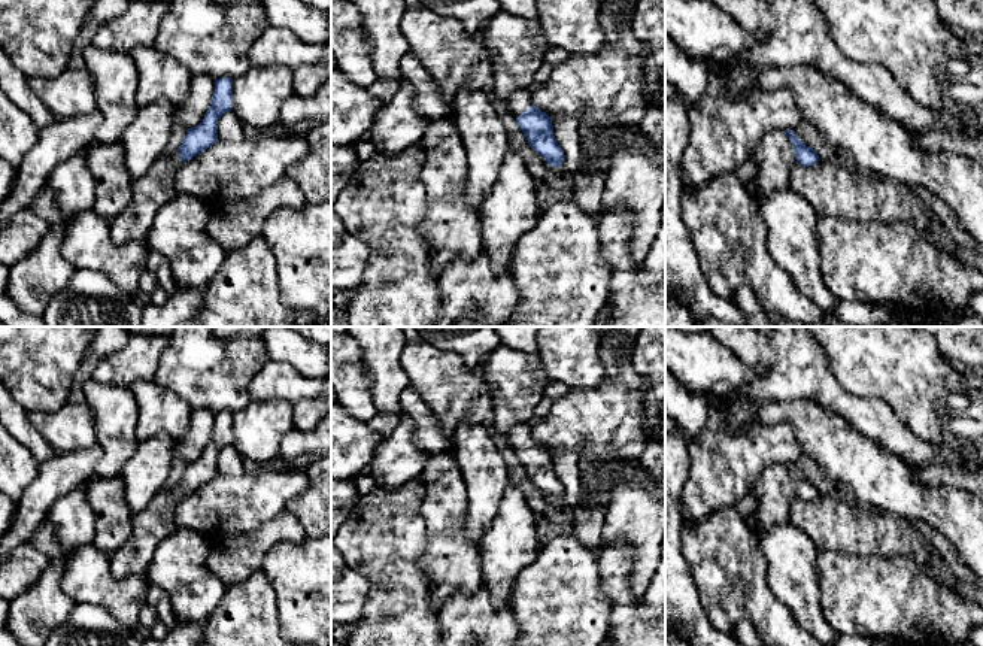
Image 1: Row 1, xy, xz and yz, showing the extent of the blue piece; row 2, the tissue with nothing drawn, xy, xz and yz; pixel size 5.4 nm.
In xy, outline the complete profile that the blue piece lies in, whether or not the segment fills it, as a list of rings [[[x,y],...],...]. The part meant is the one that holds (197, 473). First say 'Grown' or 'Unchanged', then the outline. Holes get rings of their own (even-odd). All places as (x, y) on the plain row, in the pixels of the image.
Grown. [[[221,412],[215,415],[212,436],[203,455],[188,462],[179,483],[173,488],[163,488],[142,512],[133,515],[130,539],[109,556],[115,577],[146,571],[158,545],[176,530],[178,503],[219,474],[218,454],[231,443],[233,412]]]

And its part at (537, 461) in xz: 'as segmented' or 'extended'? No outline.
extended

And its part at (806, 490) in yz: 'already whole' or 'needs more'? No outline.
needs more

